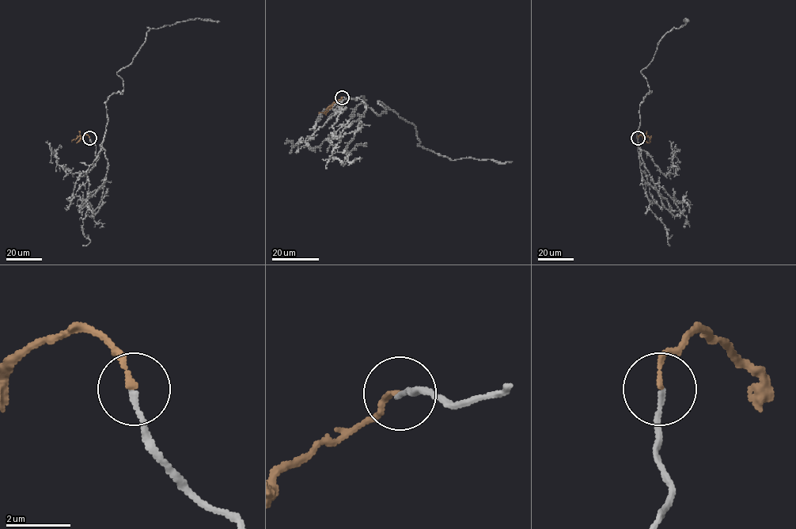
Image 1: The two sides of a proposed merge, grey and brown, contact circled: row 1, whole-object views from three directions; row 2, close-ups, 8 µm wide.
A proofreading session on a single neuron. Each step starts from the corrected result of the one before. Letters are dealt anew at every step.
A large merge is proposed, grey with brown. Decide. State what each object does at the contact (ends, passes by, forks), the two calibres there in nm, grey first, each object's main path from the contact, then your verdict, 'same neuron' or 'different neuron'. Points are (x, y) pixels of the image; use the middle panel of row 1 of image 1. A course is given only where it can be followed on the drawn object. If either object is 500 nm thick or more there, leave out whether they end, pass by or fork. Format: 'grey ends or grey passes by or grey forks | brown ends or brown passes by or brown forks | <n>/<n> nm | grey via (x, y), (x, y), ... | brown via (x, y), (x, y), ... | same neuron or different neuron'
grey ends | brown ends | 160/150 nm | grey via (342, 97), (362, 96), (377, 115), (386, 112), (381, 102), (415, 127), (418, 145), (452, 161), (513, 161) | brown via (342, 97), (324, 113), (318, 113) | same neuron

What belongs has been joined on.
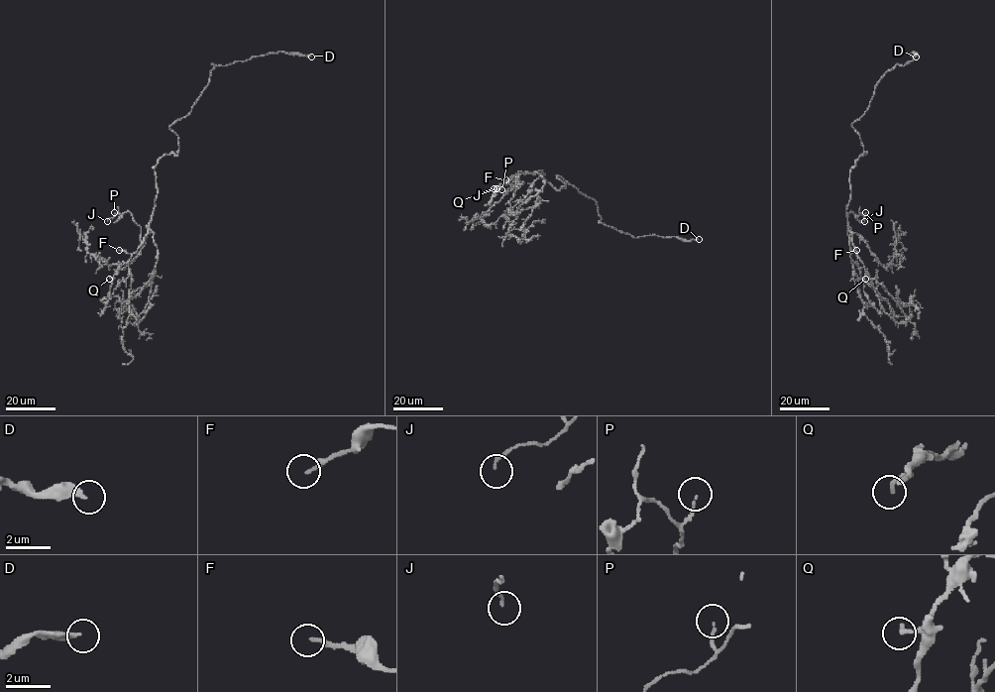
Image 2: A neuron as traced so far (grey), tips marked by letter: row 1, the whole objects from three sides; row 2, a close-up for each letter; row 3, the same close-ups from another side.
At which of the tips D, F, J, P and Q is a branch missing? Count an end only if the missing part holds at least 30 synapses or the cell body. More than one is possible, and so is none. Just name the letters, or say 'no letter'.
D, F, Q

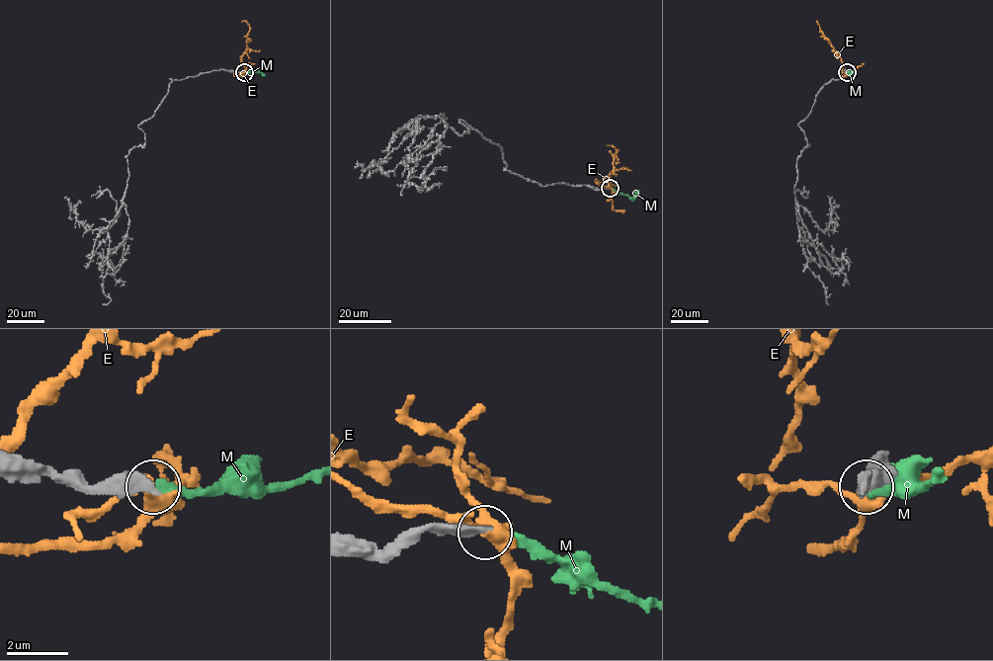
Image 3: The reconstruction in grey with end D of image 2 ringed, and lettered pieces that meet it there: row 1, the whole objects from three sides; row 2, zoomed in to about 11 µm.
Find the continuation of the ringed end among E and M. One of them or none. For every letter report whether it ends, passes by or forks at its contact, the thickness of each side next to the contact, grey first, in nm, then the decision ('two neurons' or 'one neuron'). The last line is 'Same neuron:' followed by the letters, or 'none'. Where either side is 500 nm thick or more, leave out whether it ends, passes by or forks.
E: it forks | 280/360 nm | two neurons
M: it ends | 320/240 nm | one neuron
Same neuron: M

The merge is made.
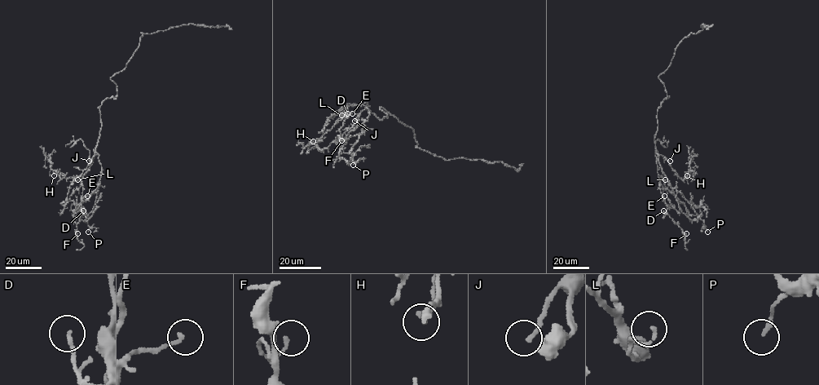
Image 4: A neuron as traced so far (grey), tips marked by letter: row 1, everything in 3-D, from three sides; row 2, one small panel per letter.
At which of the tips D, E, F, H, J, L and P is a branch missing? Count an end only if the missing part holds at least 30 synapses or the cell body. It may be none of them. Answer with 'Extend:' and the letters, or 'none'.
Extend: J

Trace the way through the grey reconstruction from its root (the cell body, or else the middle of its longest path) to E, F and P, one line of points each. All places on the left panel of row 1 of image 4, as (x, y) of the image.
E: (114, 99), (107, 98), (99, 108), (101, 128), (98, 144), (91, 161), (81, 175), (81, 197), (87, 196)
F: (114, 99), (107, 98), (99, 108), (98, 144), (81, 175), (77, 233)
P: (114, 99), (107, 98), (99, 108), (101, 128), (95, 152), (101, 175), (96, 209), (86, 219), (88, 232)

